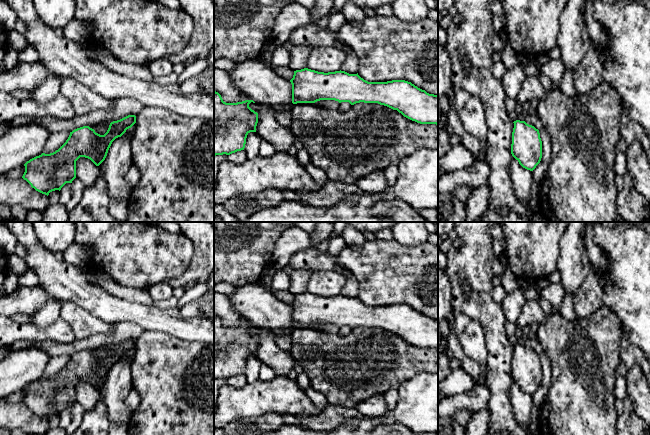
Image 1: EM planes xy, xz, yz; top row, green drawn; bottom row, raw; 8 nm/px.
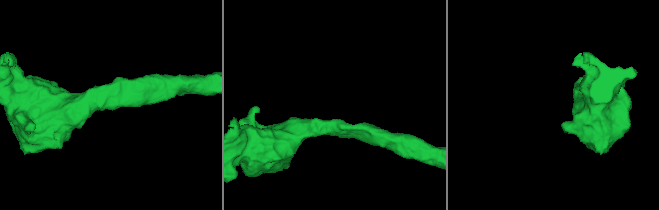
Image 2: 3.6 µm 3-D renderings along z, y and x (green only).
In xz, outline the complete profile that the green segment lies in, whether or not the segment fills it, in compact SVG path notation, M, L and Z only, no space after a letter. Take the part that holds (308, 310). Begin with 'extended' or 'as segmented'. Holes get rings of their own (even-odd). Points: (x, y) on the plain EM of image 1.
as segmented; M308 292L294 295L292 327L335 324L339 327L378 327L397 334L420 348L438 349L438 319L429 318L405 304L368 306L345 295L318 296Z

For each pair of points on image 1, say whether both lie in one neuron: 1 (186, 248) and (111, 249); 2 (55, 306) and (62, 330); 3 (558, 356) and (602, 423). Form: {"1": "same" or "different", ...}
{"1": "same", "2": "different", "3": "same"}

